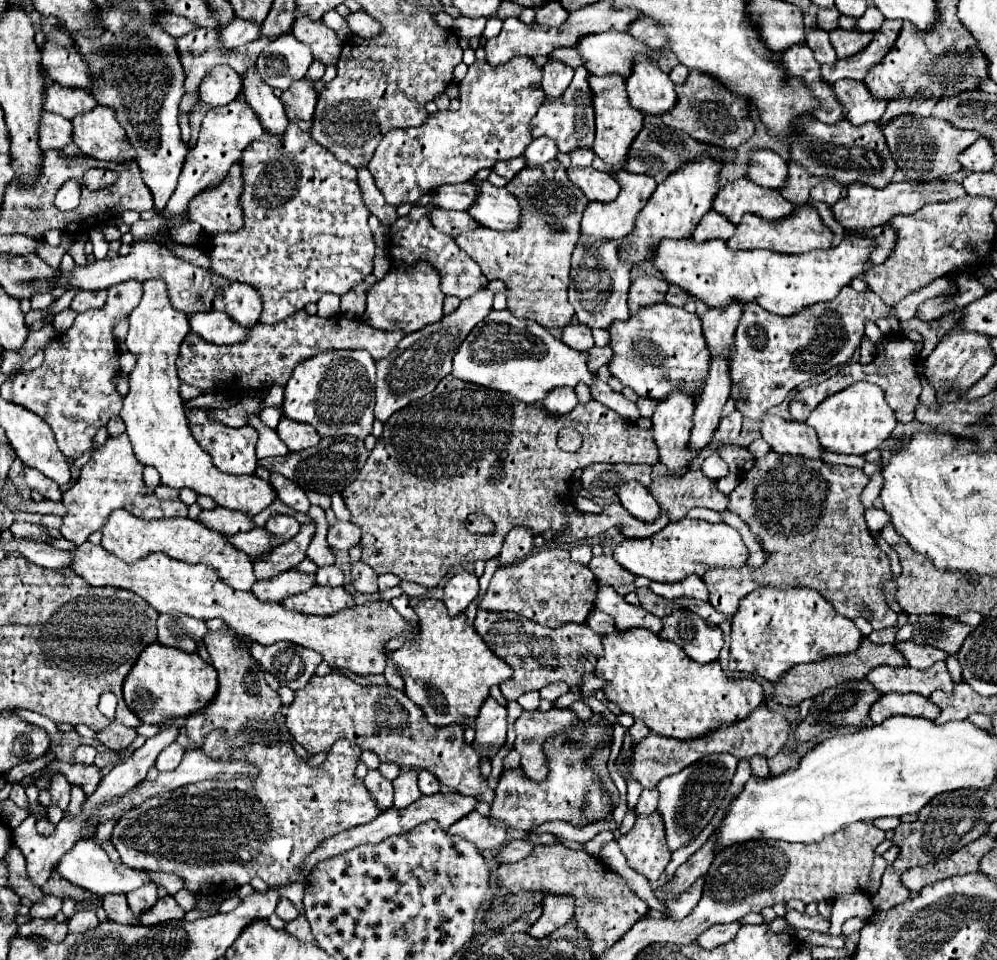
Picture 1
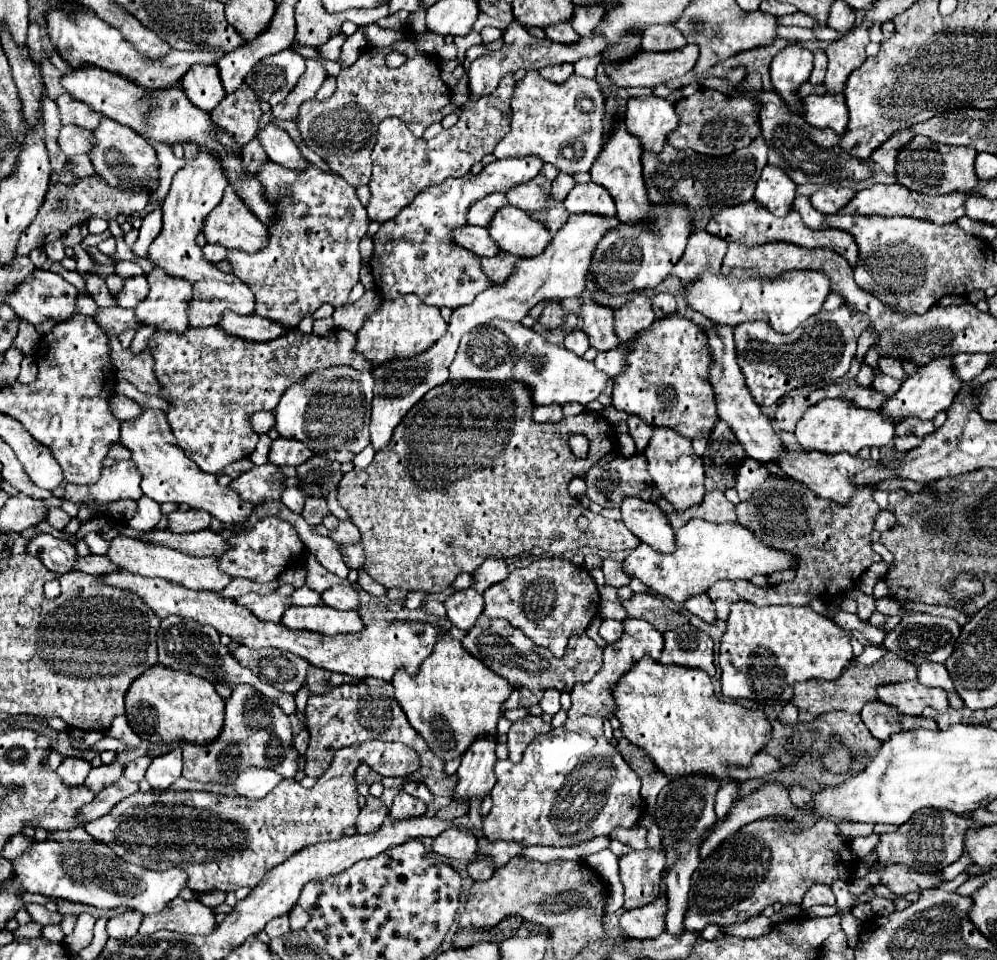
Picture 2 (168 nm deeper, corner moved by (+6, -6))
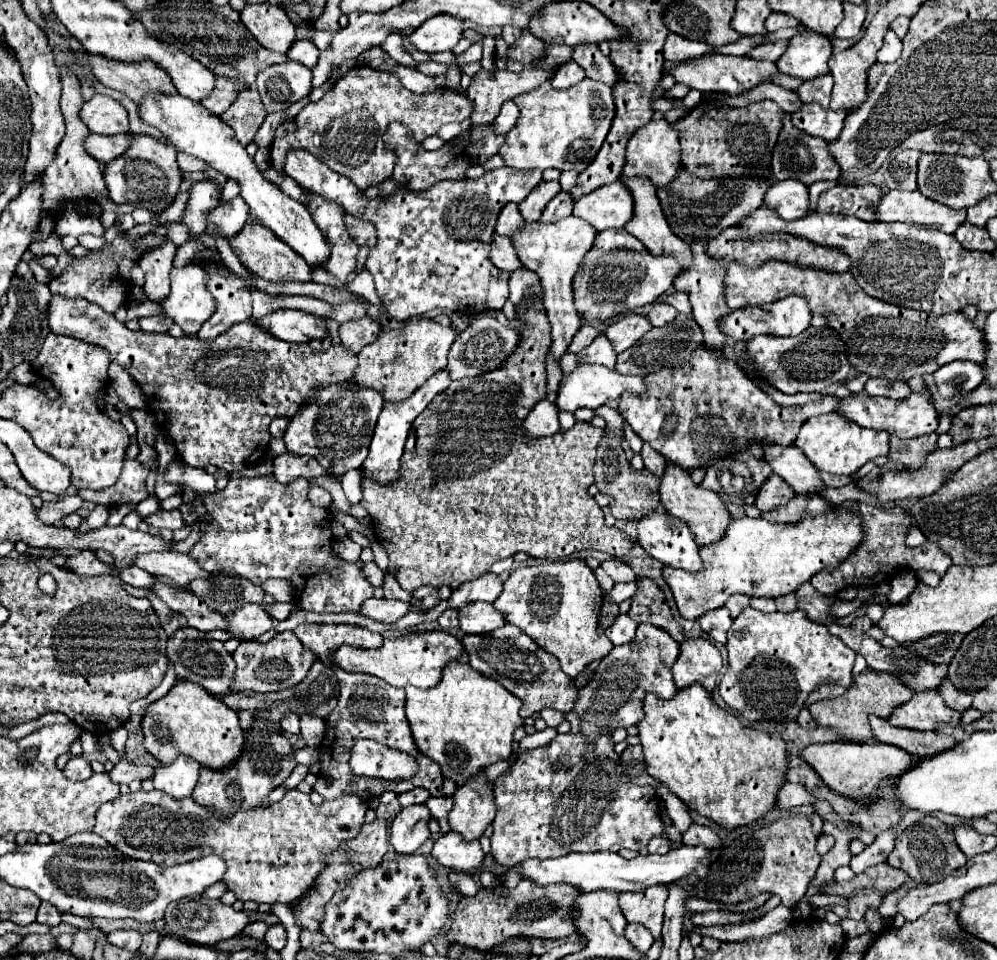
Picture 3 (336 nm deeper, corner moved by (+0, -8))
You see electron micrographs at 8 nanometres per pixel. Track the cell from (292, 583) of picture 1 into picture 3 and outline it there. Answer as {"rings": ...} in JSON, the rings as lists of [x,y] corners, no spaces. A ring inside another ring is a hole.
{"rings":[[[251,603],[229,613],[227,621],[229,625],[225,627],[225,631],[231,633],[233,639],[239,639],[239,641],[253,641],[273,629],[271,615],[265,613],[263,607],[251,605]]]}

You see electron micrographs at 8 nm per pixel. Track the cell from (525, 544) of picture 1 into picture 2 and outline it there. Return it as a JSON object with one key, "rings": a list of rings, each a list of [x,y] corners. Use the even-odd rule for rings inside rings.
{"rings":[[[489,557],[489,559],[477,569],[477,573],[473,575],[473,579],[475,579],[475,585],[473,585],[473,587],[475,587],[479,593],[483,593],[483,591],[489,589],[491,585],[503,581],[507,575],[509,575],[507,559],[503,559],[503,557]]]}

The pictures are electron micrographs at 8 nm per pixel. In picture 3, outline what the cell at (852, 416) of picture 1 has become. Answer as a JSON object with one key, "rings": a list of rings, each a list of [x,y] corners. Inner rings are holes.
{"rings":[[[827,413],[819,417],[811,417],[799,431],[795,445],[805,453],[805,457],[819,469],[831,475],[853,475],[867,461],[873,461],[879,455],[887,455],[889,451],[889,433],[865,429],[849,419]]]}

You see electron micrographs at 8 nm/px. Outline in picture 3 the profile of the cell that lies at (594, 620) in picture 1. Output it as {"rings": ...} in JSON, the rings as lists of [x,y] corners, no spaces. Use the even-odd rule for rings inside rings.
{"rings":[[[619,615],[613,627],[605,631],[605,635],[611,639],[613,645],[625,645],[635,637],[635,629],[637,629],[637,623],[629,615]]]}

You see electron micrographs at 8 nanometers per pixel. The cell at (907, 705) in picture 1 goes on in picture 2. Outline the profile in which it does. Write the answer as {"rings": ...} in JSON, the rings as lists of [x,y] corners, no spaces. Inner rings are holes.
{"rings":[[[881,701],[867,703],[861,711],[861,719],[867,725],[867,729],[871,731],[871,735],[879,741],[885,741],[887,737],[891,737],[891,733],[899,733],[899,731],[907,731],[907,729],[917,729],[917,727],[937,729],[937,725],[931,717],[903,715],[895,707],[891,709],[891,705],[885,705]]]}

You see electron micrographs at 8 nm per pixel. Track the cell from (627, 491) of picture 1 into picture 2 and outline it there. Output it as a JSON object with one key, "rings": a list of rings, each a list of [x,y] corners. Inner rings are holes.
{"rings":[[[625,497],[621,505],[621,515],[625,527],[643,543],[661,553],[675,551],[673,529],[667,521],[667,515],[655,503],[643,501],[639,497]]]}

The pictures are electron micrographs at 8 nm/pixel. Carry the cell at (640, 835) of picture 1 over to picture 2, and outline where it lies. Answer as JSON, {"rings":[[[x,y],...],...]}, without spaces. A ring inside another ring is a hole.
{"rings":[[[651,847],[643,851],[629,851],[619,857],[619,869],[625,887],[625,909],[643,907],[661,889],[665,853]]]}

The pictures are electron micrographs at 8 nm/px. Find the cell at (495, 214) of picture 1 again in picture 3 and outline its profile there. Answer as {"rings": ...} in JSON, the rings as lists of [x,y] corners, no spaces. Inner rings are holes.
{"rings":[[[569,215],[557,223],[527,223],[517,235],[513,235],[513,243],[517,249],[517,255],[521,259],[521,263],[535,271],[541,279],[545,297],[545,311],[549,317],[549,323],[553,327],[551,335],[553,335],[553,343],[551,343],[551,355],[553,359],[559,363],[561,357],[567,353],[567,347],[571,343],[571,339],[575,337],[577,329],[581,327],[581,319],[573,307],[573,289],[571,289],[571,281],[573,275],[577,273],[581,259],[585,257],[585,253],[593,247],[597,231],[585,223],[583,219],[577,219],[575,215]]]}

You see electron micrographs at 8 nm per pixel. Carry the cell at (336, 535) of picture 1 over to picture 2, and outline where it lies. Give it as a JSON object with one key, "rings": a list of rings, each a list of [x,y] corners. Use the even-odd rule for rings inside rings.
{"rings":[[[359,543],[341,545],[341,557],[349,569],[361,569],[363,561],[365,561],[365,553],[363,553],[363,547]]]}

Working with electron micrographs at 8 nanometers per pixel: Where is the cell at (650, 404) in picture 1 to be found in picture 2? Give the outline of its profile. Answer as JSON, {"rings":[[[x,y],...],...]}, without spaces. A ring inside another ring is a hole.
{"rings":[[[629,415],[627,425],[629,425],[631,437],[633,437],[635,443],[637,443],[637,451],[643,453],[645,447],[647,447],[647,441],[651,439],[651,425],[649,425],[647,421],[643,421],[639,415]]]}

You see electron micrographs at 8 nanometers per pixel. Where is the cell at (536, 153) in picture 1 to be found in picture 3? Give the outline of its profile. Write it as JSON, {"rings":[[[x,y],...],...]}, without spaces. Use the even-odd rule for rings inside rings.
{"rings":[[[289,151],[285,161],[285,173],[295,179],[305,191],[321,195],[327,201],[333,201],[345,209],[347,215],[371,221],[377,229],[377,245],[369,253],[365,267],[371,271],[375,279],[375,291],[381,303],[387,307],[387,313],[393,319],[405,321],[415,315],[435,317],[439,313],[463,313],[463,315],[479,315],[485,309],[501,309],[509,297],[509,273],[497,269],[491,259],[491,243],[495,235],[495,225],[501,209],[507,203],[521,203],[541,181],[541,171],[529,169],[513,169],[499,167],[493,171],[485,171],[477,179],[451,179],[435,183],[425,191],[409,191],[399,189],[387,197],[367,199],[363,191],[357,189],[349,179],[333,173],[321,161],[317,161],[309,151]]]}

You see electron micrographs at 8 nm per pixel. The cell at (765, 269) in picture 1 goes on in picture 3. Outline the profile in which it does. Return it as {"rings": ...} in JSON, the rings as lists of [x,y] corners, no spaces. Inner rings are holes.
{"rings":[[[789,295],[777,303],[769,303],[769,307],[749,307],[745,311],[731,311],[725,319],[721,319],[721,331],[735,341],[751,341],[757,335],[775,335],[775,337],[793,337],[803,333],[809,327],[811,315],[805,299],[797,295]]]}

